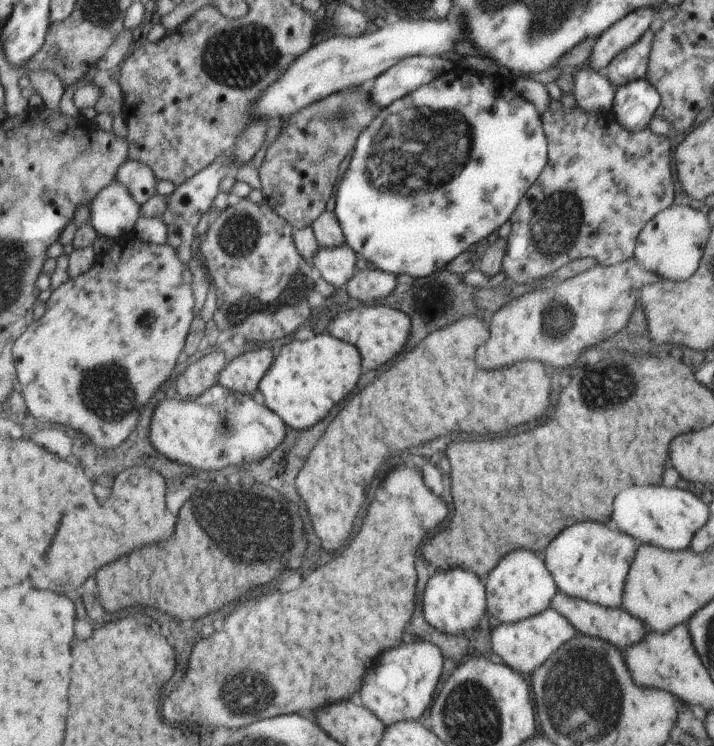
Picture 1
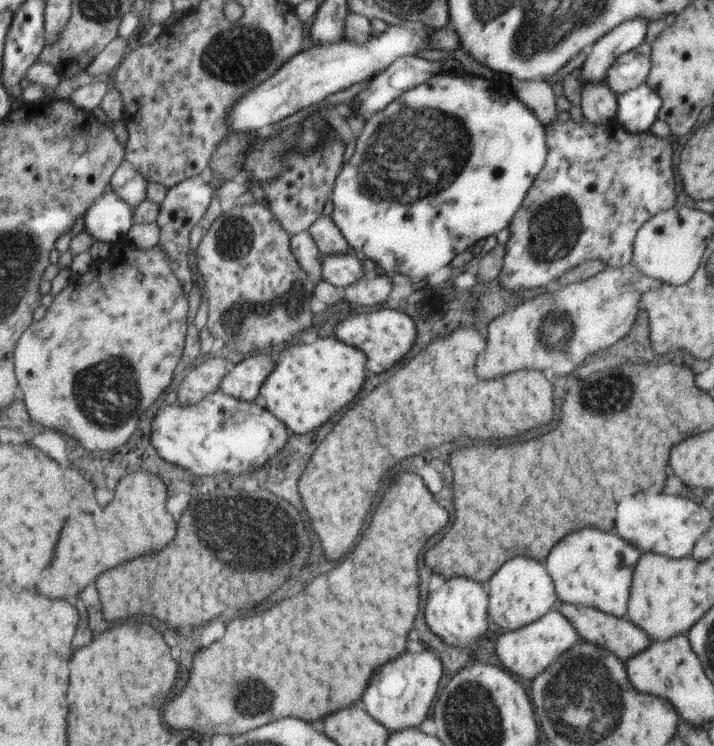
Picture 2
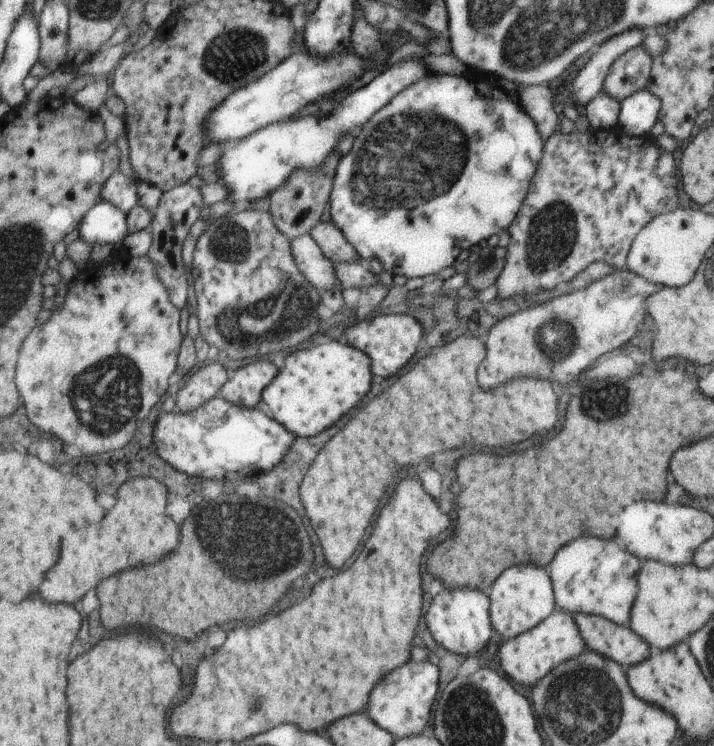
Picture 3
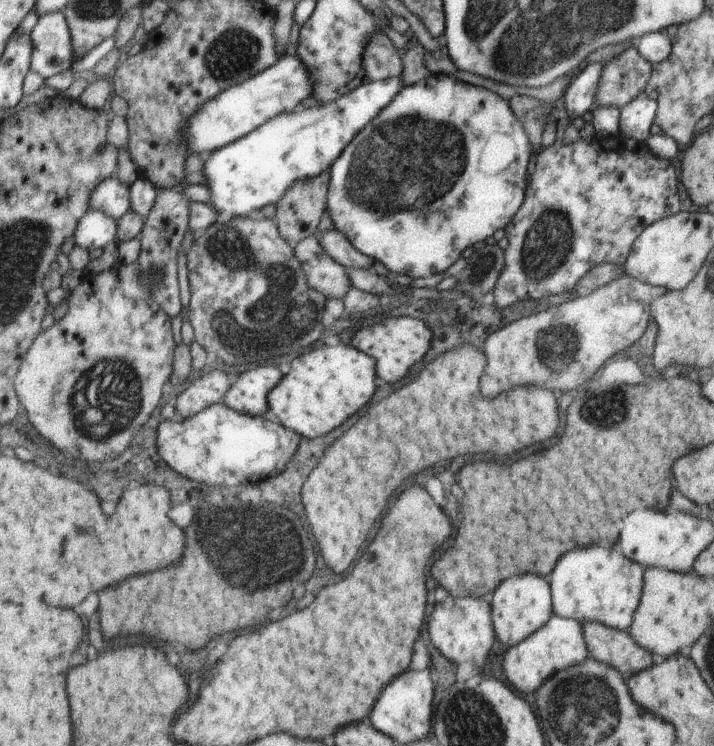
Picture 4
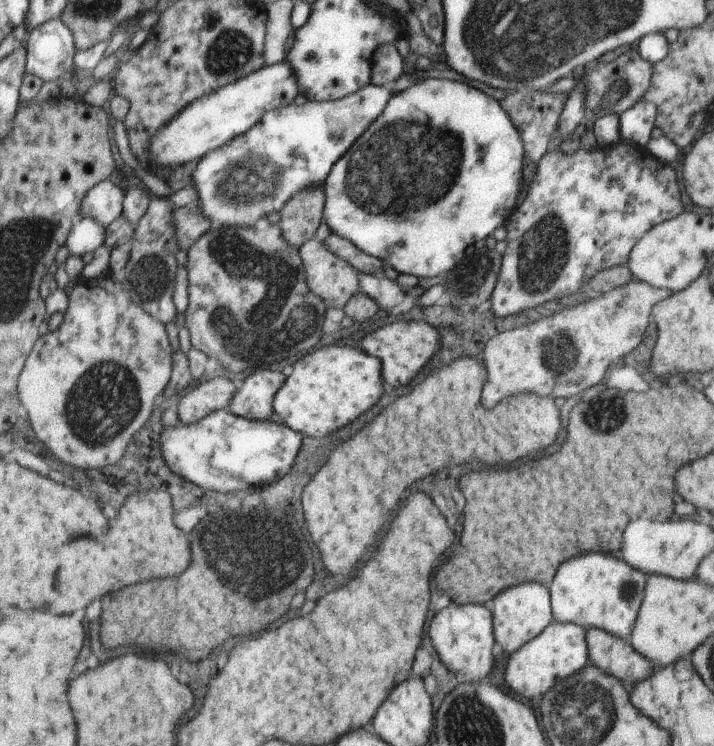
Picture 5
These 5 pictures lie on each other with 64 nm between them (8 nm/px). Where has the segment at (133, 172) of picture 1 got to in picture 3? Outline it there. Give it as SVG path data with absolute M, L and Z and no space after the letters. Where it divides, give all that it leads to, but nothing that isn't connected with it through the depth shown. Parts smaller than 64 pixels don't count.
M115 172L103 184L101 198L103 198L103 202L107 202L107 204L111 204L111 206L115 206L127 214L139 202L139 198L135 194L135 184L137 184L137 178L127 178L121 172Z

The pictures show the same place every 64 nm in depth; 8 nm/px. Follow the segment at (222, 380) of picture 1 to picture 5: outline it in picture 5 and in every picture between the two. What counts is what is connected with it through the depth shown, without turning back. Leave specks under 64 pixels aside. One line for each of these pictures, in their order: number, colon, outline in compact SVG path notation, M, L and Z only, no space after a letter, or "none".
2: M251 354L249 358L245 356L245 360L235 364L231 372L225 374L219 390L235 400L253 402L265 380L271 376L271 370L273 362L267 354Z
3: M259 358L253 364L233 372L231 380L223 386L221 398L235 406L253 410L261 400L265 388L277 378L277 368L263 360L265 358Z
4: M273 366L253 368L237 378L237 382L227 390L225 406L247 416L263 416L269 408L269 394L281 382L281 372Z
5: M261 370L243 380L241 388L235 392L229 412L241 416L251 422L267 422L273 410L273 400L279 388L285 384L285 376L281 372Z

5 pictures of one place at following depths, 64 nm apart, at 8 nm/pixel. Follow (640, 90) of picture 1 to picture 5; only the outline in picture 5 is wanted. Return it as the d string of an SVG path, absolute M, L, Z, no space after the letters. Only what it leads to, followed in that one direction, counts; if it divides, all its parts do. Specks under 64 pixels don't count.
M639 100L627 112L619 114L621 142L627 146L645 148L645 144L651 140L649 134L655 128L655 118L657 118L657 106L647 104L643 100Z

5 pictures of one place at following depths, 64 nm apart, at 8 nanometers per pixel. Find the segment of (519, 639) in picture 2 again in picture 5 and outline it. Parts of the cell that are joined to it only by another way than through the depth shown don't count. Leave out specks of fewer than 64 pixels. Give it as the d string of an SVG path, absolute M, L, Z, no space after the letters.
M551 622L535 640L507 664L507 688L513 696L521 696L521 700L535 700L535 704L555 688L555 684L563 678L569 678L581 672L589 664L589 650L587 650L587 630L575 624L561 624Z

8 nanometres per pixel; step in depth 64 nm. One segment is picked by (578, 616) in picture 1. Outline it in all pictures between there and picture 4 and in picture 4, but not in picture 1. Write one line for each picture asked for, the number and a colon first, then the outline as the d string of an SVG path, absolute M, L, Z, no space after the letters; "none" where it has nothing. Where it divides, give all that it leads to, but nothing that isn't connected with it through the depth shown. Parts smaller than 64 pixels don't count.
2: M557 602L555 610L559 610L569 622L575 624L583 642L593 644L597 648L603 648L607 652L613 652L625 664L627 664L627 660L643 654L651 646L651 640L647 638L647 634L643 630L635 628L635 624L631 624L627 618L615 618L607 612L599 612L599 610L593 610L587 606L571 606L571 604L563 604L563 602Z
3: M577 614L573 620L583 636L585 650L617 662L625 670L629 666L643 664L651 656L651 646L643 642L641 636L635 636L635 632L629 628L585 614Z
4: M583 622L583 638L587 642L587 652L593 660L623 672L625 676L635 676L653 666L651 652L643 650L629 632L619 632L607 628L599 622Z

